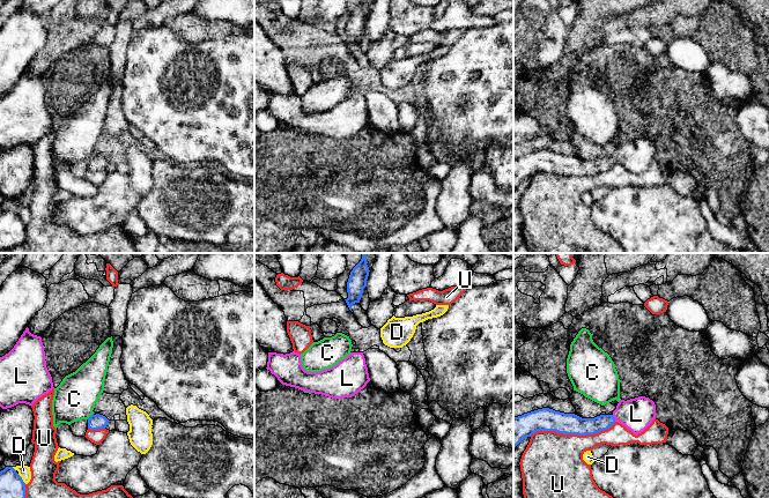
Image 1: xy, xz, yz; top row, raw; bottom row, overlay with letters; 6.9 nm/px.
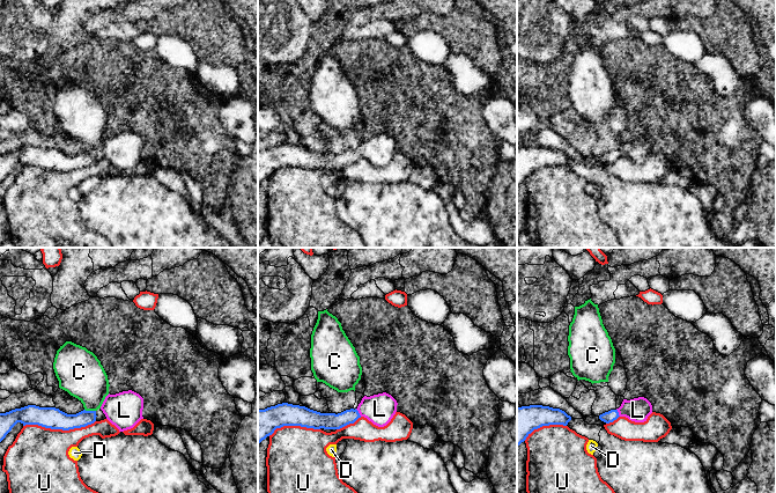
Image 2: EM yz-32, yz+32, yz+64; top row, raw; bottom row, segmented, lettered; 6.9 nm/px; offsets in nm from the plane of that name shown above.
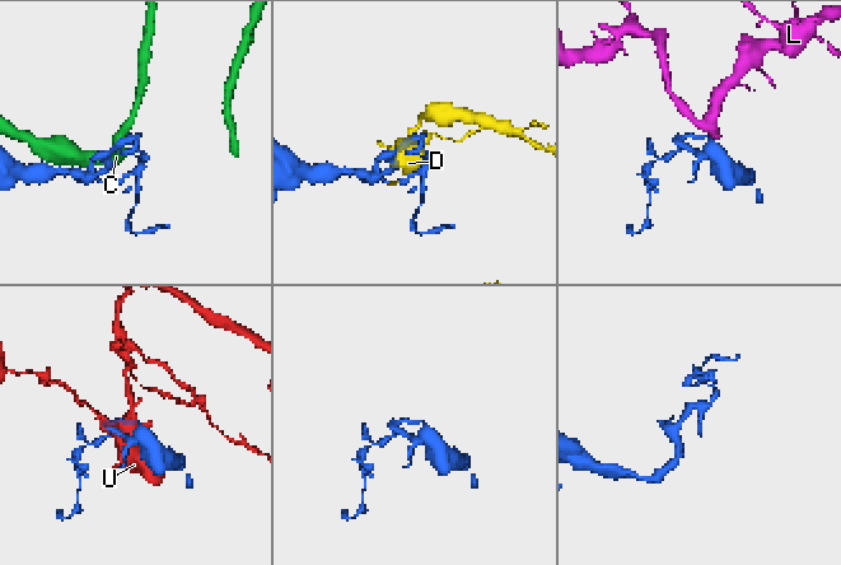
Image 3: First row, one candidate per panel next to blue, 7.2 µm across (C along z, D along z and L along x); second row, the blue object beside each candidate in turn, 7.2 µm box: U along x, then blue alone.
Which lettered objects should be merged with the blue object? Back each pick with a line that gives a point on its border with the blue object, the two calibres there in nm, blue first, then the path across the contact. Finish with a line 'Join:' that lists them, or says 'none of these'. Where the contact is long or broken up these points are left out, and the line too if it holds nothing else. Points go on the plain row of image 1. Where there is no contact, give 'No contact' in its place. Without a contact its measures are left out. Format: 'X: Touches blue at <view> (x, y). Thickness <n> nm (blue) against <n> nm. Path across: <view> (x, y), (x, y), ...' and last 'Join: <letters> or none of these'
L: Touches blue at yz (614, 160). Thickness 120 nm (blue) against 220 nm. Path across: yz (581, 168), (596, 166), (614, 160), (621, 155), (636, 155)
Join: L

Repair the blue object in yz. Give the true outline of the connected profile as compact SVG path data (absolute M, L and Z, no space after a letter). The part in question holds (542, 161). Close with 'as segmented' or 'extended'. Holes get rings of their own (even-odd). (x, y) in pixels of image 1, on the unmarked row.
M645 137L630 141L620 141L612 156L600 156L594 159L582 159L575 155L564 155L549 149L538 150L522 157L513 157L513 189L525 179L531 178L537 172L555 172L563 176L594 176L609 170L615 163L621 164L634 176L643 173L656 159L656 146Z; extended

